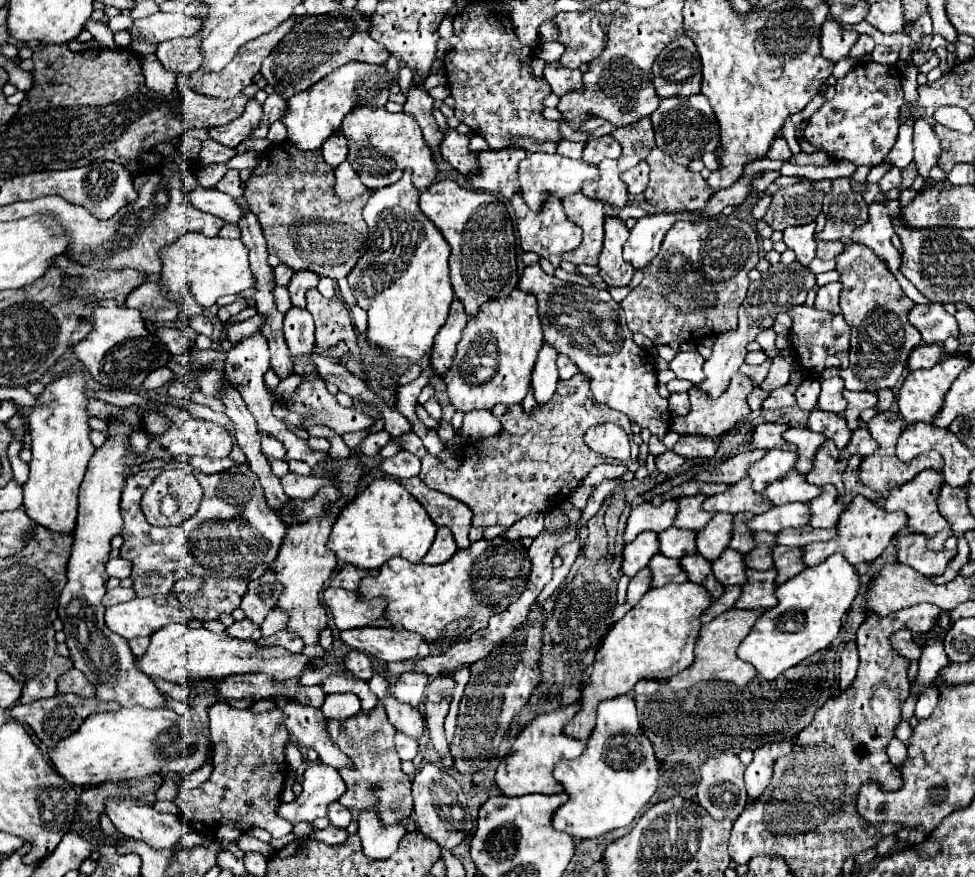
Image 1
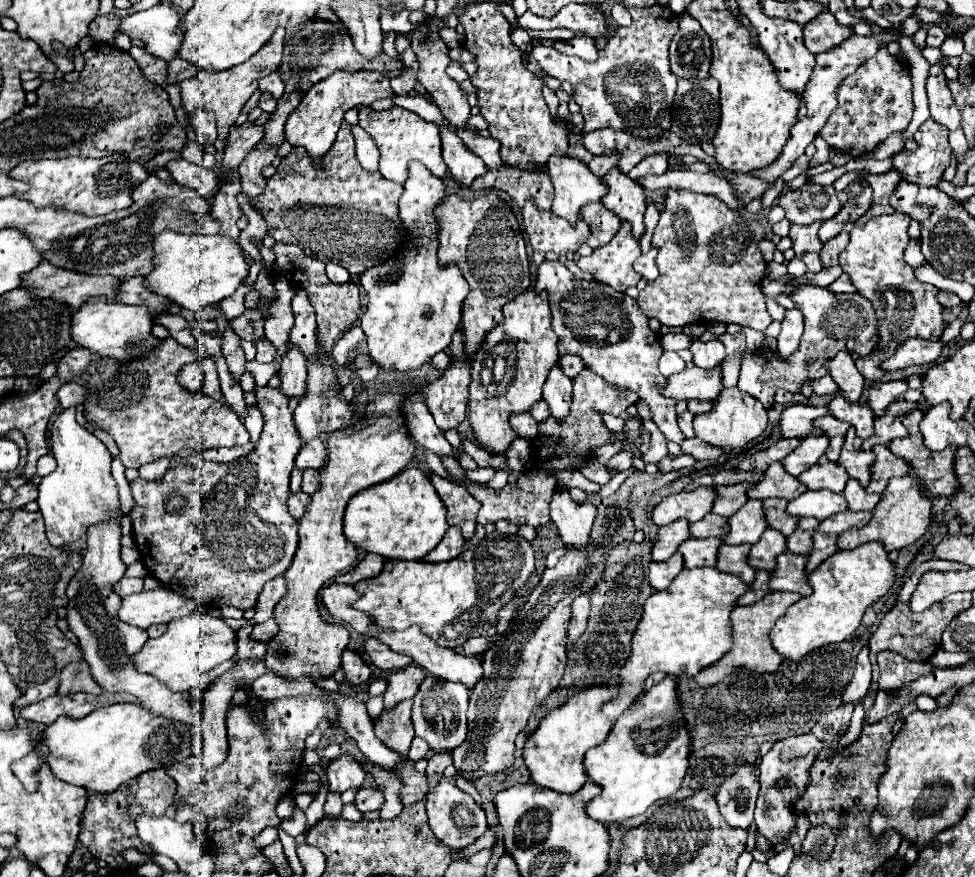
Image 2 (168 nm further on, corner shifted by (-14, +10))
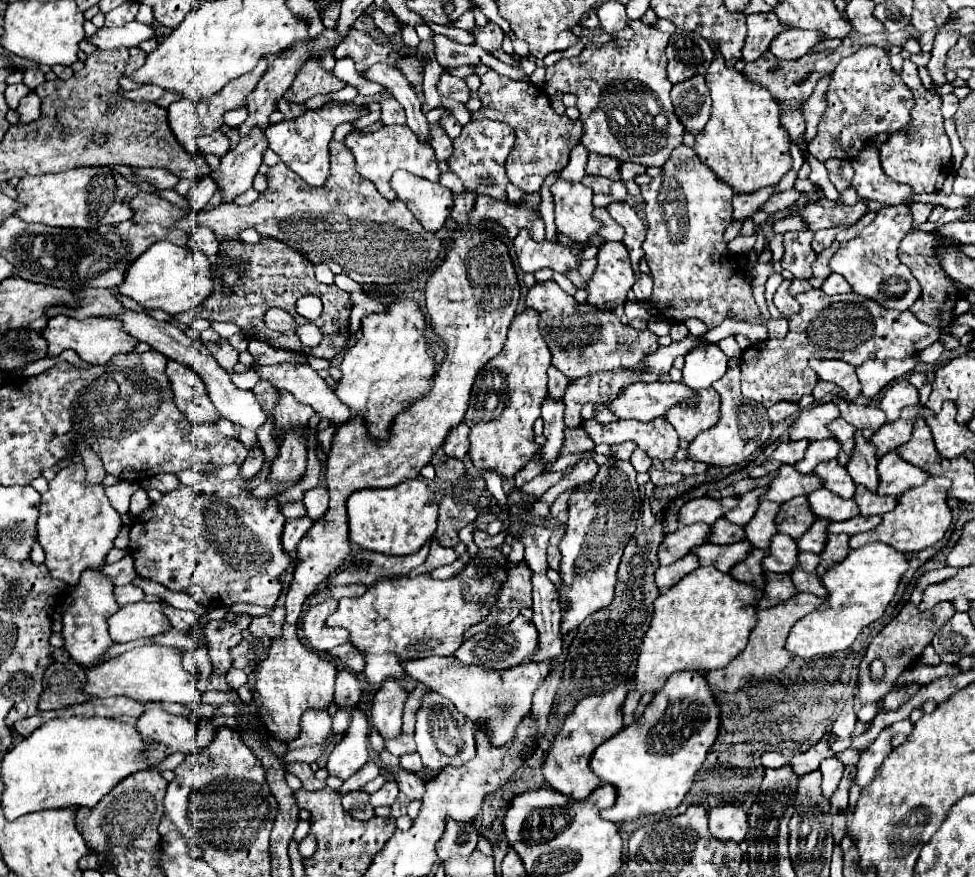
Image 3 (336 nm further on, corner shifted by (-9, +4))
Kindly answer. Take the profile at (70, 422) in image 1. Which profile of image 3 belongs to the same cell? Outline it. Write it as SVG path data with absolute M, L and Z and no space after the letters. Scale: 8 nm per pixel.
M83 462L61 468L49 482L49 490L41 496L41 514L37 520L39 544L45 550L49 574L75 586L83 570L103 566L121 526L121 516L105 496L103 484L87 482L87 468Z

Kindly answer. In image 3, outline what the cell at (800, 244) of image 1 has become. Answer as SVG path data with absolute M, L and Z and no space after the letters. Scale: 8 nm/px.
M787 232L785 234L785 254L781 258L781 266L789 270L795 278L811 278L811 264L815 260L815 252L811 248L813 234L807 232Z

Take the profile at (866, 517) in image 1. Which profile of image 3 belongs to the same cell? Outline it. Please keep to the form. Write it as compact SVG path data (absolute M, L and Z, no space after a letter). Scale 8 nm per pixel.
M929 476L923 486L915 486L915 490L905 490L903 494L899 494L899 504L895 506L895 510L887 512L883 516L883 522L875 530L855 534L849 538L851 550L861 548L867 542L883 542L903 554L911 554L911 552L919 552L927 546L937 544L951 526L951 510L947 506L949 486L951 486L949 478Z

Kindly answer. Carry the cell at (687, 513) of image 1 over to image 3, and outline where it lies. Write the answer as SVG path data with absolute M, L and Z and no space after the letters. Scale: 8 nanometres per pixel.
M759 488L759 490L751 490L751 492L739 496L739 506L735 506L735 510L729 510L723 518L727 518L733 524L745 526L753 518L753 514L757 510L757 504L759 504L759 498L765 492L767 492L767 488Z

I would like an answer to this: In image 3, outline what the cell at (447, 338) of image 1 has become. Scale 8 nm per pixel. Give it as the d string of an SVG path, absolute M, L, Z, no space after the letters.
M461 422L459 426L455 426L455 430L451 430L451 434L447 434L447 442L443 442L443 450L447 456L453 458L463 458L469 450L469 426L465 422Z

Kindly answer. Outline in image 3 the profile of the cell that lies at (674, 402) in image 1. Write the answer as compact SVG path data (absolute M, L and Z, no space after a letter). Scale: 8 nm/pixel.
M713 388L697 392L697 400L685 407L675 406L665 414L665 418L677 430L679 438L693 440L695 434L715 426L719 420L719 394Z

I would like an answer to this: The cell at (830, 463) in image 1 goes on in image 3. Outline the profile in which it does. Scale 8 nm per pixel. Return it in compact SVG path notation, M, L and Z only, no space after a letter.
M861 432L855 434L855 450L851 452L851 458L845 468L855 484L865 486L867 490L877 490L879 476L877 476L875 448L869 444L869 440L863 438Z

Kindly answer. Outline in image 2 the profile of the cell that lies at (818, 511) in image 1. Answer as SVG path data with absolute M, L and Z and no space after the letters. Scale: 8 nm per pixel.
M850 478L844 490L844 498L848 500L850 510L874 510L880 500L880 494L868 494L858 480Z

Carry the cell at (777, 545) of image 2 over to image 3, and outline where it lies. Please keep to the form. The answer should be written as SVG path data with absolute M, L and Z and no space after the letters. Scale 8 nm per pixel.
M775 534L771 538L769 554L763 558L761 566L767 572L789 572L797 564L797 544L787 534Z

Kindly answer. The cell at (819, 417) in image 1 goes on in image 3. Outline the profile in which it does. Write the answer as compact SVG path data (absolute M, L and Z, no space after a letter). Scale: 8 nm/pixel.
M833 396L833 402L839 406L841 418L853 424L867 440L873 436L873 432L879 426L885 424L885 414L877 406L859 406L843 400L841 396Z

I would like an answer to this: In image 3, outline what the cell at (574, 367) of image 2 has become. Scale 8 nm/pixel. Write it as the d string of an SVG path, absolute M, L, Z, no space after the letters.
M551 366L549 368L549 394L555 398L561 398L563 394L565 394L565 388L567 388L567 384L569 384L569 378L561 372L561 370L557 370L555 366Z

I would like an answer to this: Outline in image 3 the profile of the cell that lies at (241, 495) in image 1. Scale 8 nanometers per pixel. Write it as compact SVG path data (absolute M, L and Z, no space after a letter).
M259 474L251 476L251 478L241 478L237 476L235 480L225 480L225 482L219 482L219 478L205 478L201 482L197 482L195 486L185 486L185 484L179 484L179 488L175 488L173 492L167 492L163 494L163 498L159 502L151 502L149 508L145 508L133 522L131 530L129 530L129 538L131 538L131 556L135 558L135 570L139 576L143 578L149 578L149 580L155 580L159 584L163 584L165 588L173 590L173 592L187 592L197 604L205 606L205 608L215 608L215 606L231 606L231 604L257 604L257 606L265 606L265 608L271 608L275 606L277 598L281 596L283 592L283 584L281 584L281 574L291 566L291 554L285 552L283 548L283 542L281 542L281 536L283 536L283 526L285 526L285 518L281 514L281 508L279 508L279 502L275 498L253 498L251 496L251 490L247 488L251 484L251 480L255 480Z

